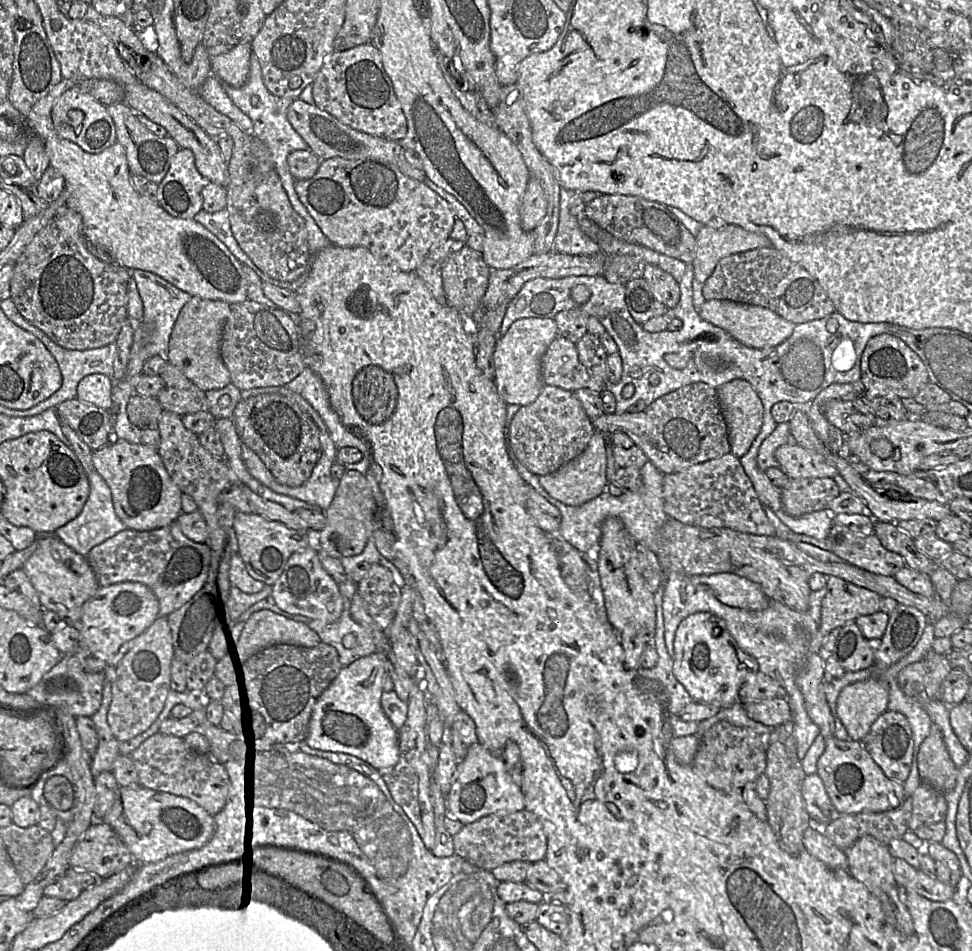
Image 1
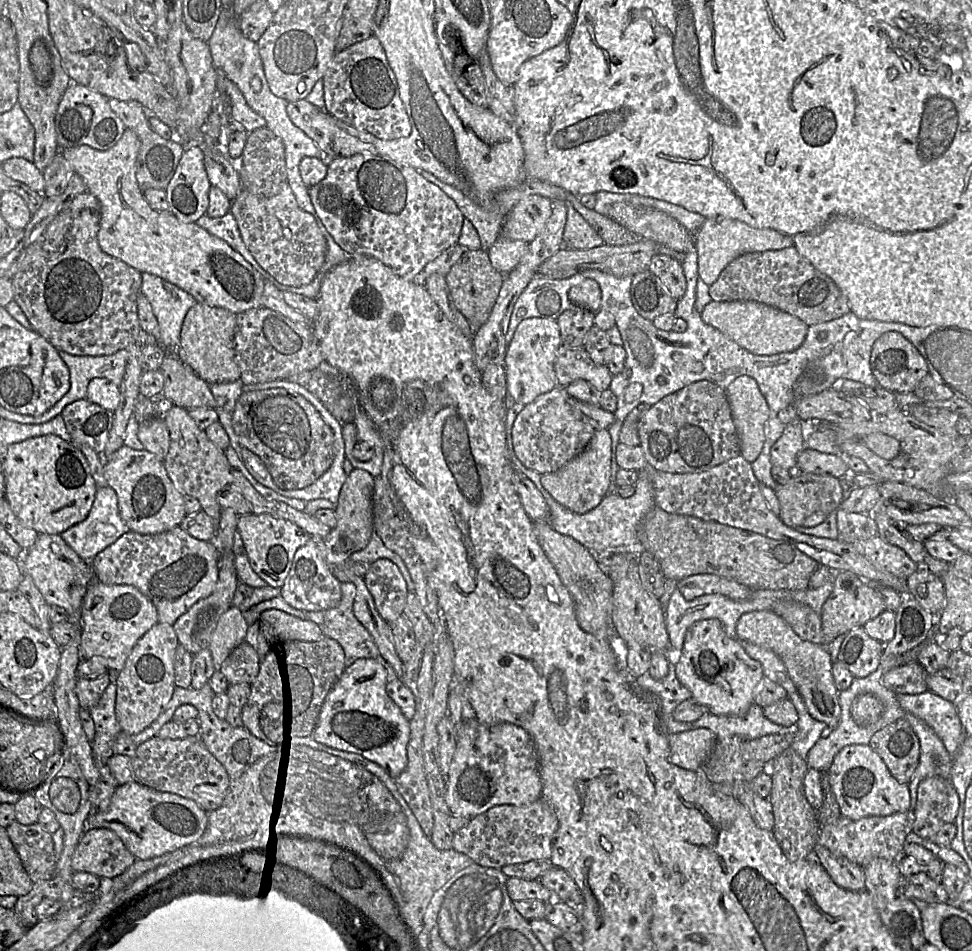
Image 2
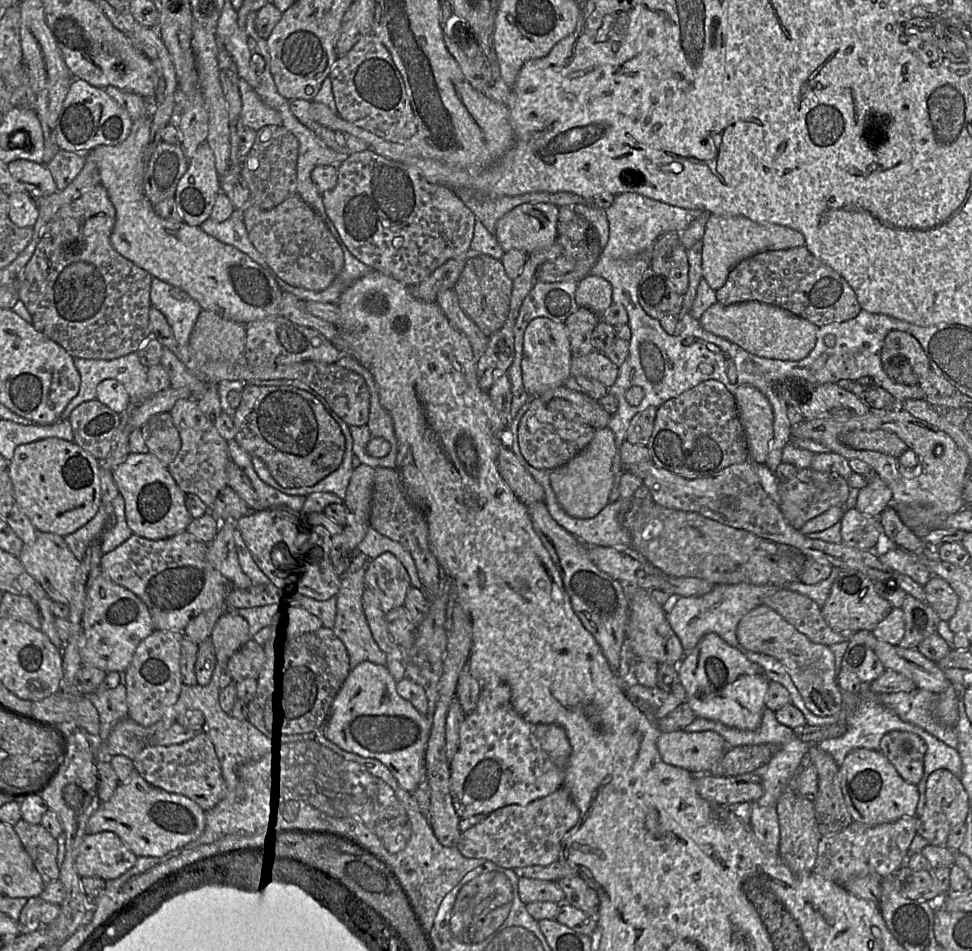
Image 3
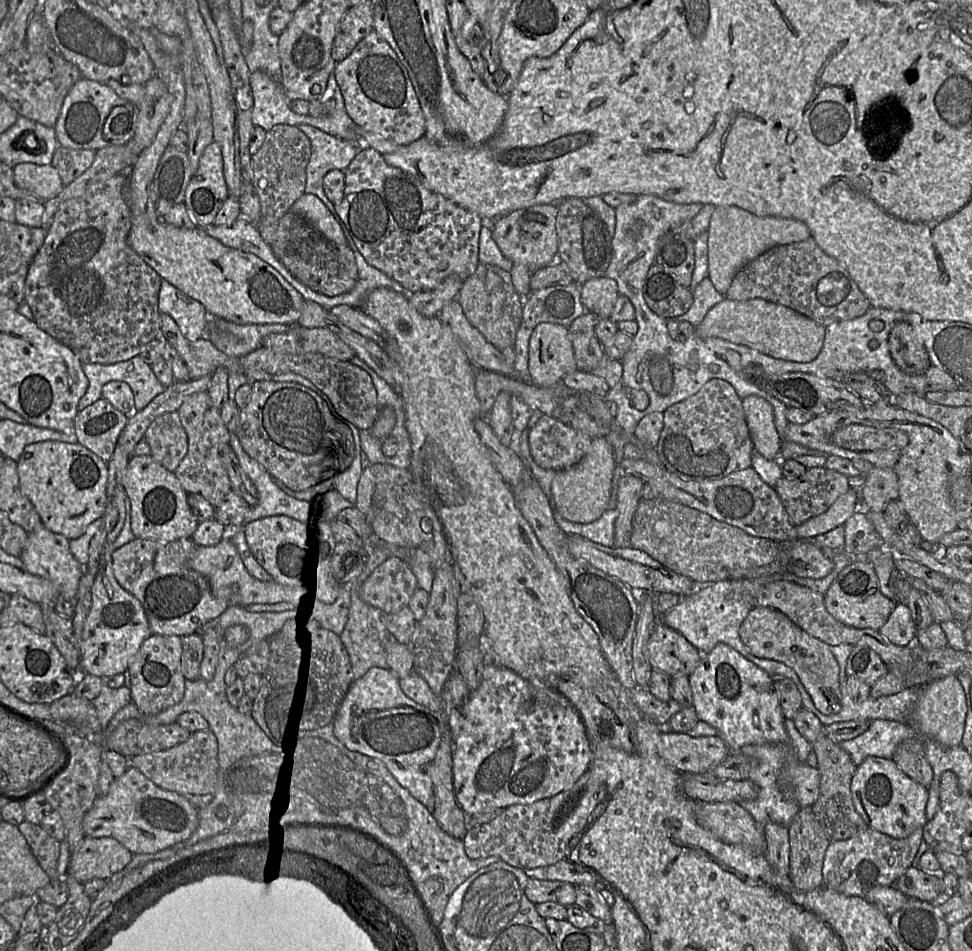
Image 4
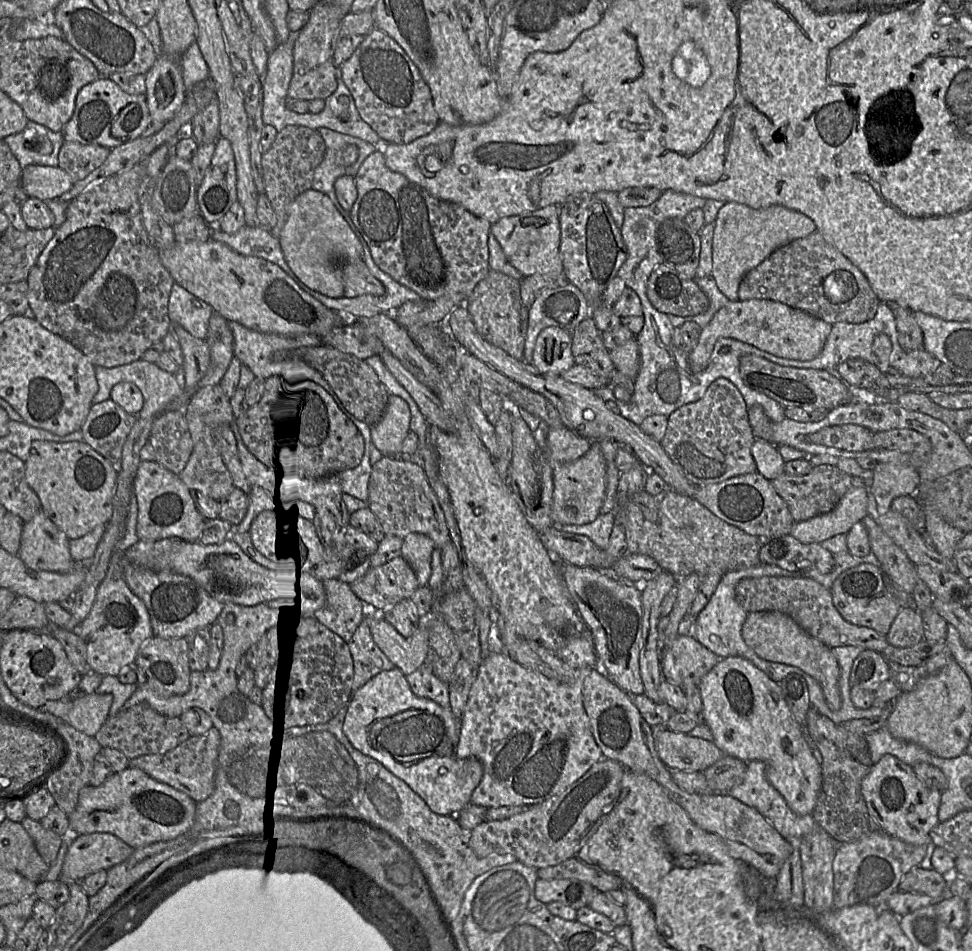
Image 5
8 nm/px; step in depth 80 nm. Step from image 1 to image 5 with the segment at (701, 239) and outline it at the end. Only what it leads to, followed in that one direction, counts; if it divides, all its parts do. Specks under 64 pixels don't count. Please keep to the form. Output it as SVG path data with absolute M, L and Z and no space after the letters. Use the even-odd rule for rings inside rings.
M726 202L714 222L712 271L719 290L730 300L737 301L743 277L778 248L804 238L816 231L812 219L781 205L754 209L736 202Z

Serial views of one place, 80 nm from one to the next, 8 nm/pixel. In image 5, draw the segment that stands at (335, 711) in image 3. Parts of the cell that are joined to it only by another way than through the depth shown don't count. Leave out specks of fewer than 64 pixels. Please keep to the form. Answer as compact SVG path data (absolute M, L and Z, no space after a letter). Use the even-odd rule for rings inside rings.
M394 668L372 677L352 694L346 707L343 732L351 745L404 781L433 812L454 816L470 804L472 793L483 777L483 766L475 757L458 758L456 755L461 719L450 709L416 696L401 670Z

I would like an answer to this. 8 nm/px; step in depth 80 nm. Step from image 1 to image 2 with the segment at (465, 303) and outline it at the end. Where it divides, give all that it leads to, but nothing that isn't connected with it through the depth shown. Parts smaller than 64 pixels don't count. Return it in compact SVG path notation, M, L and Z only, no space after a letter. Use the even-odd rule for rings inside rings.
M480 249L467 250L444 277L458 311L475 329L481 327L490 316L505 275L492 266L487 251Z

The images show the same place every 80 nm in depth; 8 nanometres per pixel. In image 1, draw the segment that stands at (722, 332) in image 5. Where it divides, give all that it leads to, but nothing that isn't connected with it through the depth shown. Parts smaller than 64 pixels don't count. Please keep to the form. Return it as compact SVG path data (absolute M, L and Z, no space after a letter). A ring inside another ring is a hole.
M729 300L706 301L698 313L703 320L723 329L741 344L755 349L775 347L783 343L792 335L796 326L767 308Z

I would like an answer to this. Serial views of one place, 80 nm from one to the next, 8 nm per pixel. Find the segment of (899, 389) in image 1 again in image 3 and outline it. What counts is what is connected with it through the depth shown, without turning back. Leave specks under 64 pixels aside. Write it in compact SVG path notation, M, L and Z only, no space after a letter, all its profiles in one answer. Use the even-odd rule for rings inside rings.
M893 330L885 337L881 362L888 377L903 385L919 385L930 371L929 359L919 341L899 330Z

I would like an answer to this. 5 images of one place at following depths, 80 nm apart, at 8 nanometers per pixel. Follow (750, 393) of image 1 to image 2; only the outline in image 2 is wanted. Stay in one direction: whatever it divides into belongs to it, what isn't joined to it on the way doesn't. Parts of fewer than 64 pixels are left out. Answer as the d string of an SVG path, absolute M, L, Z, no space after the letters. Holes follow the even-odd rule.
M746 375L733 380L725 392L740 441L740 455L752 463L759 457L766 439L770 415L767 401L757 382Z

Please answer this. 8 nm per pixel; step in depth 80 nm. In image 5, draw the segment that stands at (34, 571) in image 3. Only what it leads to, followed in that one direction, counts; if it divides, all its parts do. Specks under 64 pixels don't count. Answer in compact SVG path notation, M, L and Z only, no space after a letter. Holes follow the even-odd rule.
M42 510L23 523L17 556L35 571L63 574L76 564L69 552L69 539Z

